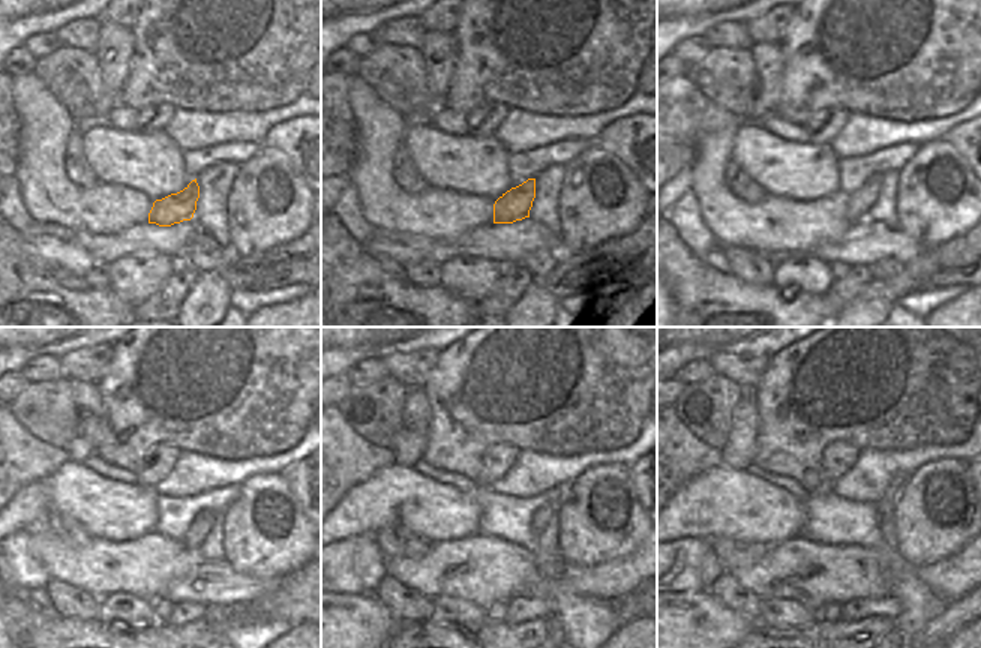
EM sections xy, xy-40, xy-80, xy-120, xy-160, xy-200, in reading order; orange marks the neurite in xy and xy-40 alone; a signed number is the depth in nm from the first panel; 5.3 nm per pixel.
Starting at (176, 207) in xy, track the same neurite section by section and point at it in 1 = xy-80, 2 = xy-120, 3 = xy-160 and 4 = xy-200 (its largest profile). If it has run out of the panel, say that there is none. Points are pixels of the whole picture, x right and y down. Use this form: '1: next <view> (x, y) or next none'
1: next xy-80 (857, 204)
2: next xy-120 (198, 530)
3: next xy-160 (540, 519)
4: next xy-200 (887, 504)

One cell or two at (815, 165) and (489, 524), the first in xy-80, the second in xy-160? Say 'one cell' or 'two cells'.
two cells

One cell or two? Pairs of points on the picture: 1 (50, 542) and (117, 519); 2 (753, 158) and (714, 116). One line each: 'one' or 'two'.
1: two
2: two

